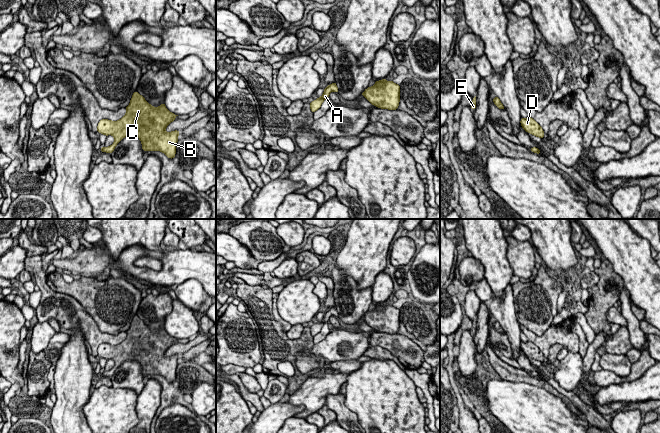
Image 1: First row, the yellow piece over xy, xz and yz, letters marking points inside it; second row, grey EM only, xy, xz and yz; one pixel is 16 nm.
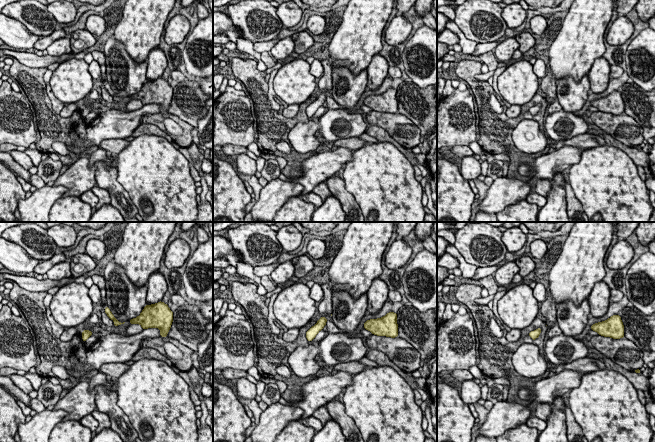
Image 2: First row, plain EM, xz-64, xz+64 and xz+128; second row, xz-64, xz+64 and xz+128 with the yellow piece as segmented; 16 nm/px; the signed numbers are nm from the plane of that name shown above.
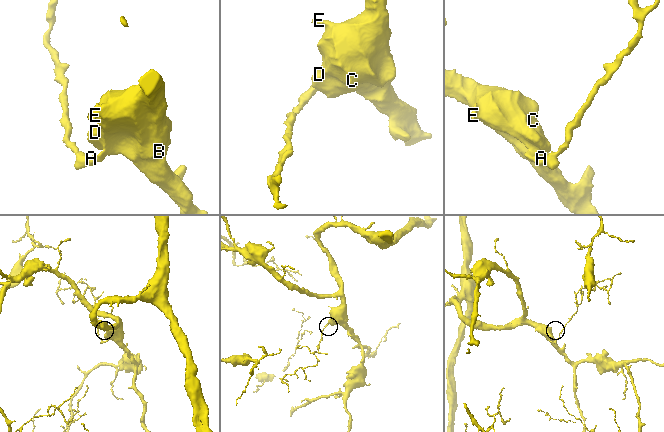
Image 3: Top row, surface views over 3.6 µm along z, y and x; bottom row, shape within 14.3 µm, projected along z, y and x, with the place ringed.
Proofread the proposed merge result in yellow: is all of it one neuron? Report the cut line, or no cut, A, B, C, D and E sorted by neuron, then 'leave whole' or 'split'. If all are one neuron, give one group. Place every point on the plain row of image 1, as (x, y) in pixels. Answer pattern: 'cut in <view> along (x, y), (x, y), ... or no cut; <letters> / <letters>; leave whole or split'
no cut; A B C D E; leave whole

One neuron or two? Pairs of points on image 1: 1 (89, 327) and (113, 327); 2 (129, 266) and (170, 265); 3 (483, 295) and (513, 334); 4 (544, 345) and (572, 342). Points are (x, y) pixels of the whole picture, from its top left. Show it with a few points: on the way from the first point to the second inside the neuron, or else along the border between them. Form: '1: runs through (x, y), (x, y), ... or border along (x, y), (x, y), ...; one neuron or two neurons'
1: border along (85, 308), (101, 331), (111, 334), (122, 332); two neurons
2: runs through (139, 273), (160, 274); one neuron
3: border along (484, 275), (491, 291), (491, 298); two neurons
4: runs through (551, 339), (565, 339); one neuron

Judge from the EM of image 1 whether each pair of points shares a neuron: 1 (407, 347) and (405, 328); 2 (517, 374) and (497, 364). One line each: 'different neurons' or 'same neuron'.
1: different neurons
2: same neuron

